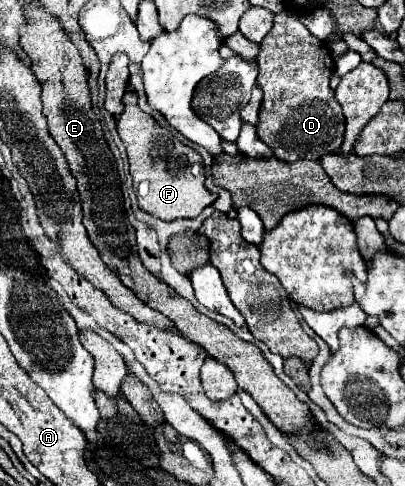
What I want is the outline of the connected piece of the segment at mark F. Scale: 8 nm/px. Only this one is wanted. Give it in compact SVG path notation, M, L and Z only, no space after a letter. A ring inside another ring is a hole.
M128 90L124 94L124 112L118 116L118 134L126 146L130 174L134 180L134 192L138 194L138 204L142 210L162 218L162 220L176 220L176 218L194 218L206 206L214 204L218 198L210 190L206 190L204 180L204 164L202 156L182 144L170 130L160 126L150 114L142 112L138 106L138 94ZM140 184L148 184L146 190L140 194Z

